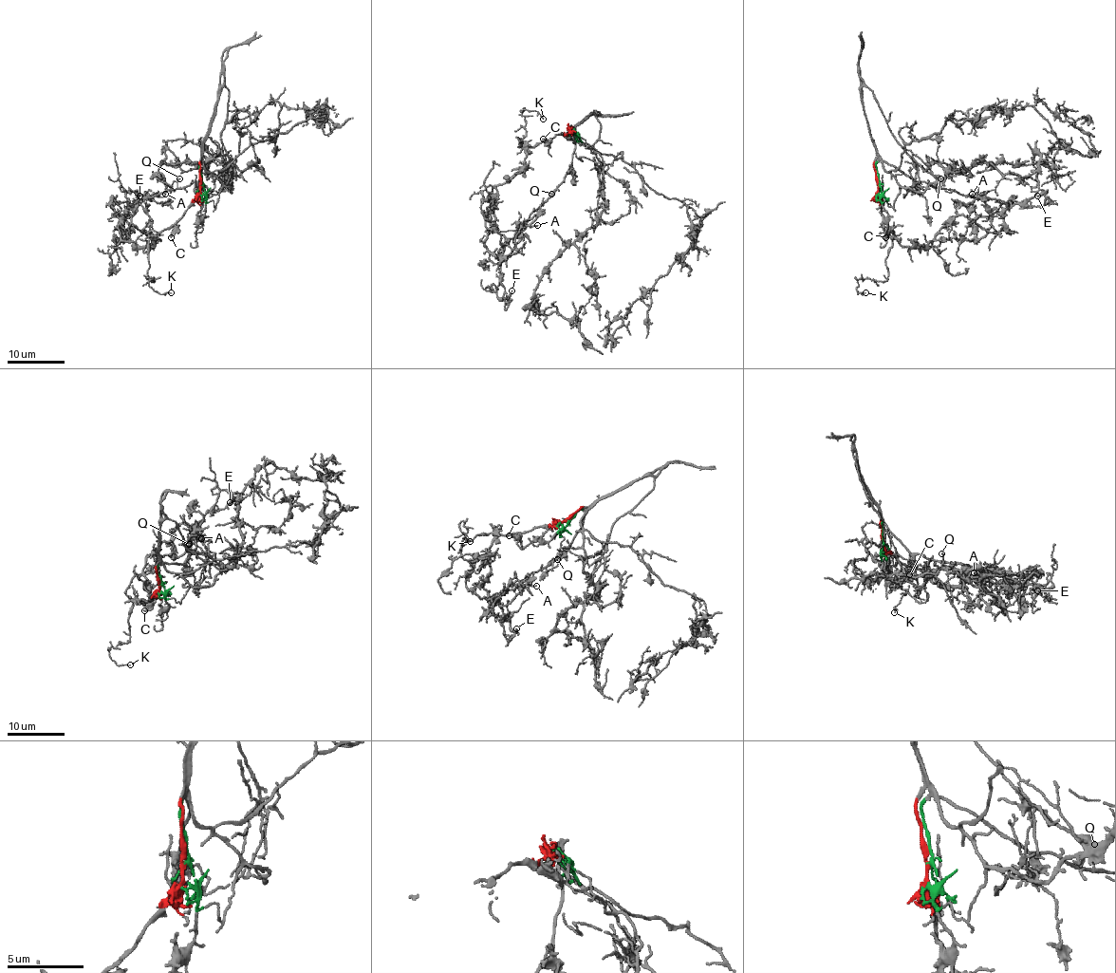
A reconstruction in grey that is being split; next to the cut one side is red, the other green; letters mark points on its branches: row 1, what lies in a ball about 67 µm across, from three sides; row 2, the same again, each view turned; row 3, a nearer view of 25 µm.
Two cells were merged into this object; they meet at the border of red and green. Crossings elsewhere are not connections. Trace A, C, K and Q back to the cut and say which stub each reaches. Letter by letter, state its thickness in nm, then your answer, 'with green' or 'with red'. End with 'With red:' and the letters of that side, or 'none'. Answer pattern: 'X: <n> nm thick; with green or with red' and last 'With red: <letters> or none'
A: 110 nm thick; with green
C: 220 nm thick; with red
K: 90 nm thick; with red
Q: 140 nm thick; with green
With red: C, K

